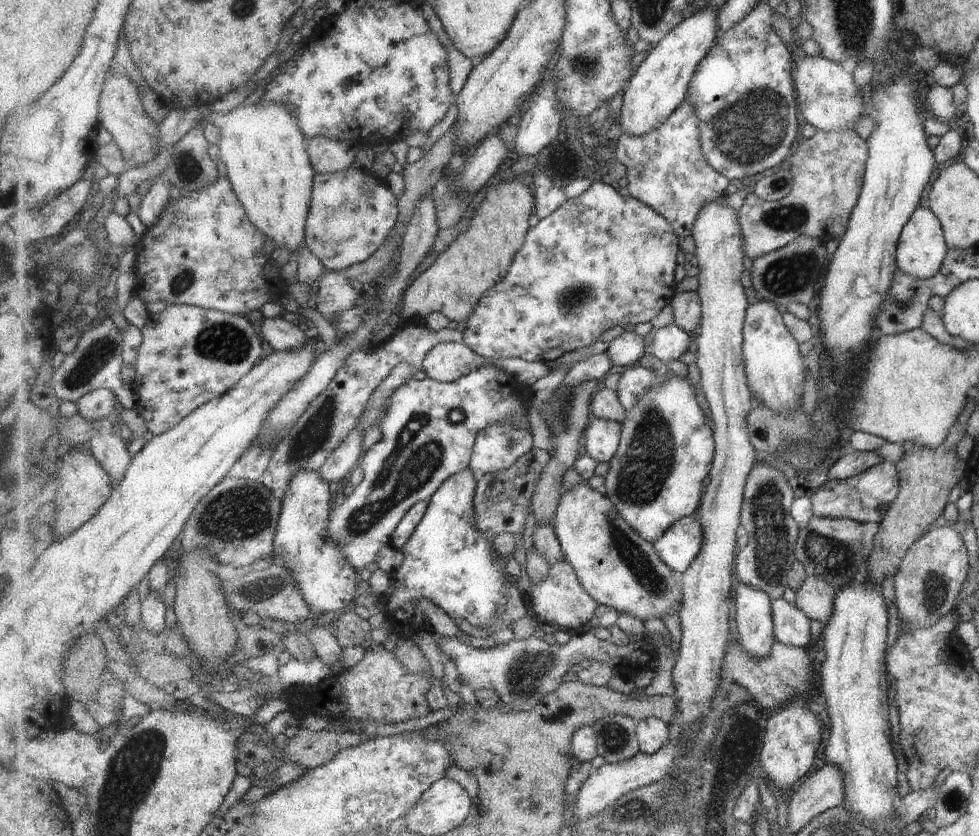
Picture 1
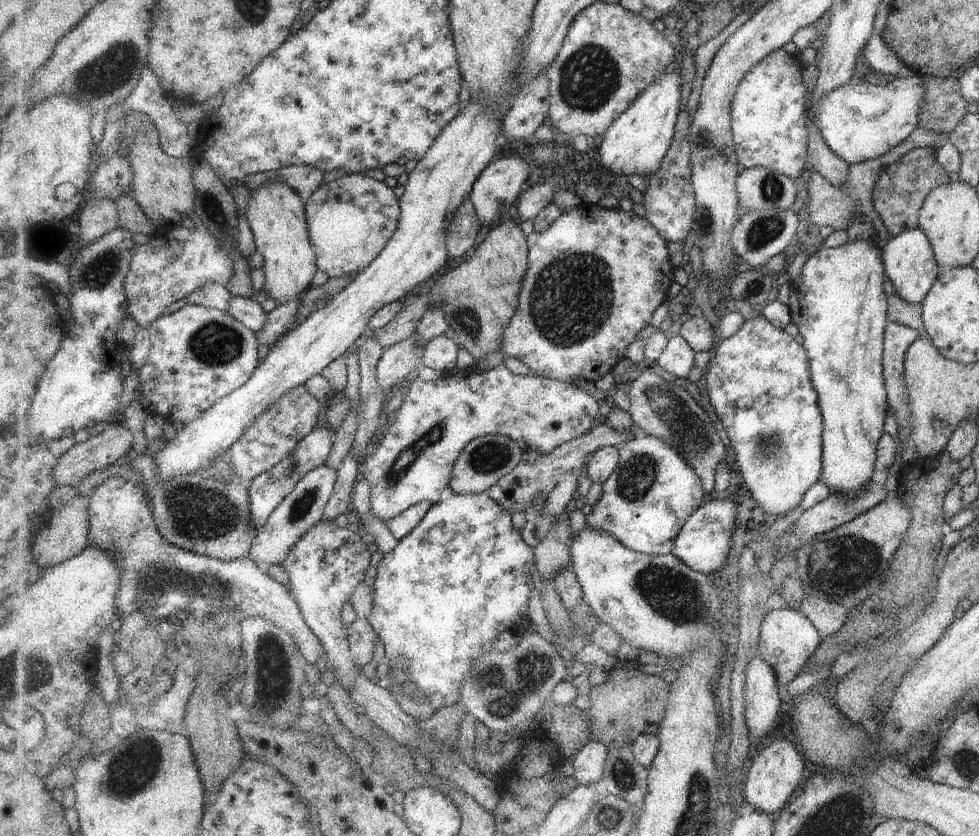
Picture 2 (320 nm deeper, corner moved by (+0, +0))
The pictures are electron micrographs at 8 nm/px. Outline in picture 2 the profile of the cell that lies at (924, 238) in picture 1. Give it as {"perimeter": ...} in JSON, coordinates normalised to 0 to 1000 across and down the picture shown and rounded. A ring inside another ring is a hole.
{"perimeter":[[[938,273],[926,274],[908,285],[899,299],[899,310],[903,329],[912,341],[912,350],[925,362],[940,364],[958,329],[958,316],[943,278]]]}

